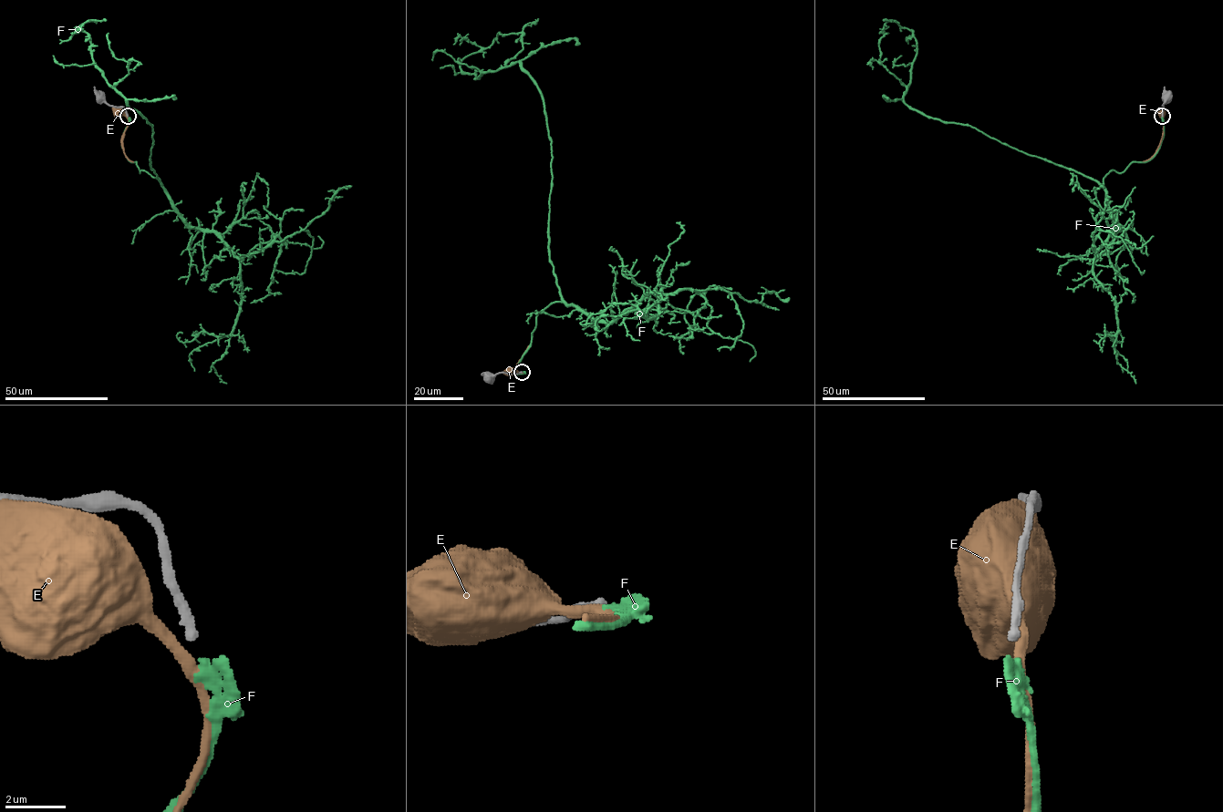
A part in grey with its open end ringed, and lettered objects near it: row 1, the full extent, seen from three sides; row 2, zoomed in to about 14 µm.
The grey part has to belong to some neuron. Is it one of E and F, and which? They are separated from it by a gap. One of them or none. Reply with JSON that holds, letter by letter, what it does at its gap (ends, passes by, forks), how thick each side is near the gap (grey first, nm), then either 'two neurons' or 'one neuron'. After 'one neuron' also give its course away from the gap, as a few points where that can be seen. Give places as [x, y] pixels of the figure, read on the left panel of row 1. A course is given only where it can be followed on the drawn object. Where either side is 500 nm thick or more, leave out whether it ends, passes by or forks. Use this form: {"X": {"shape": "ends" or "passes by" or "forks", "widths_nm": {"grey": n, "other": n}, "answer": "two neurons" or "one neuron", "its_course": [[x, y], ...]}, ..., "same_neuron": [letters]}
{"E": {"shape": "passes by", "widths_nm": {"grey": 320, "other": 360}, "answer": "two neurons"}, "F": {"shape": "ends", "widths_nm": {"grey": 320, "other": 360}, "answer": "one neuron", "its_course": [[128, 118], [124, 153], [161, 184], [152, 126], [108, 83], [77, 28], [94, 20], [70, 33]]}, "same_neuron": ["F"]}

